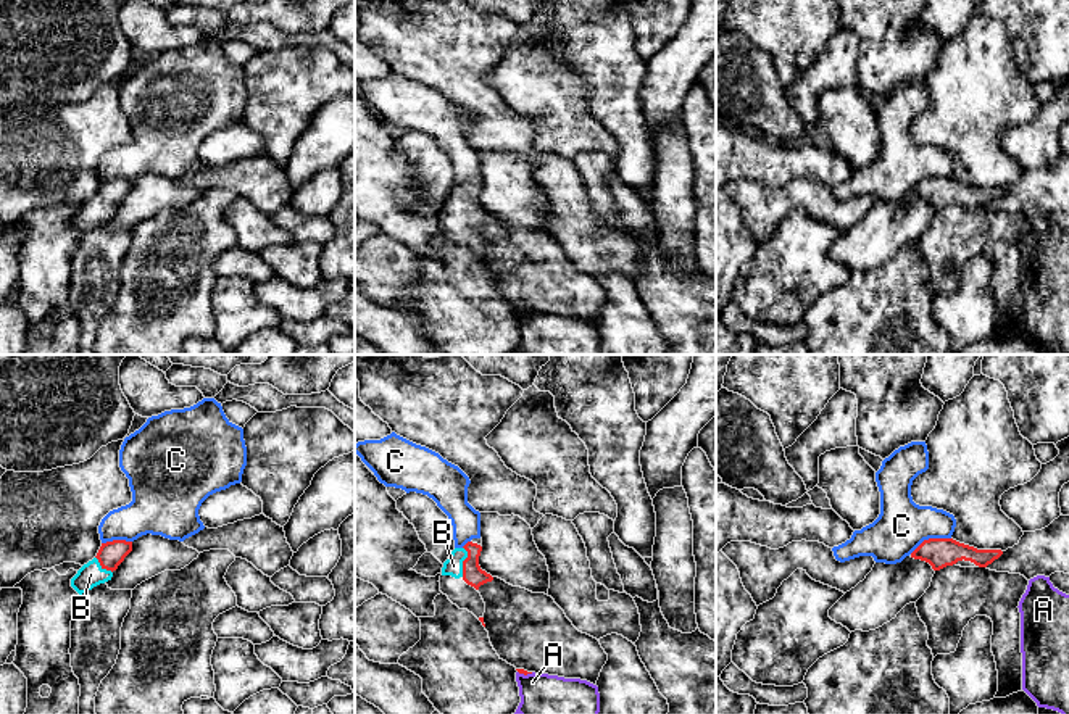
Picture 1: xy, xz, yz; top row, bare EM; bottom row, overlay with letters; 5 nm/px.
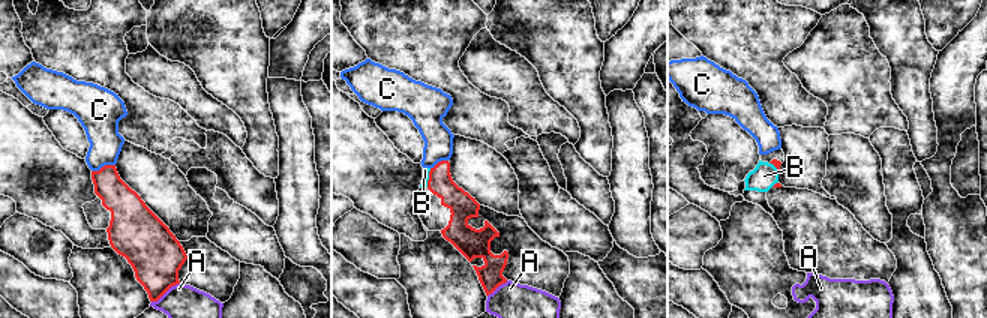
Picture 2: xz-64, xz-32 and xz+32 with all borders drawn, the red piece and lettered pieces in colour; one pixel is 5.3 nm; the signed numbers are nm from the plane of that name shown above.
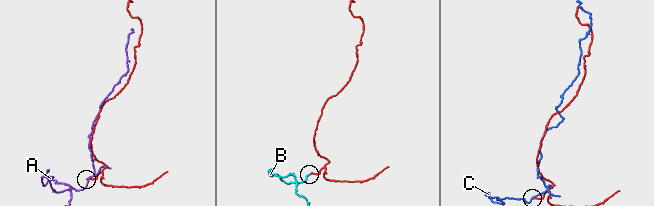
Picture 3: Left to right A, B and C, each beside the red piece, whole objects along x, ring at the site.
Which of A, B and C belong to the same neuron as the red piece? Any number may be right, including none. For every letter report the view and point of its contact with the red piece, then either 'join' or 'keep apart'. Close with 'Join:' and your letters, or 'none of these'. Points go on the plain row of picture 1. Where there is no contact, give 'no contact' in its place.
A: xz (526, 313) | keep apart
B: xz (463, 200) | join
C: yz (929, 178) | keep apart
Join: B

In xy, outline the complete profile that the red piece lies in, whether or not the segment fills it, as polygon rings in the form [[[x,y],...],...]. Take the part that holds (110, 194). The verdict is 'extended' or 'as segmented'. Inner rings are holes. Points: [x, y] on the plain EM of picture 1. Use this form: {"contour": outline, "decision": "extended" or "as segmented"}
{"contour": [[[113,179],[102,182],[97,195],[84,203],[71,218],[71,226],[79,232],[85,232],[94,226],[111,219],[113,211],[132,190],[132,181]]], "decision": "extended"}

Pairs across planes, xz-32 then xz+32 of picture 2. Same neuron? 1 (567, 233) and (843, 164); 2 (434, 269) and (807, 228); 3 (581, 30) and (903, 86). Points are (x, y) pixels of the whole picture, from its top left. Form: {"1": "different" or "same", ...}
{"1": "same", "2": "different", "3": "same"}

